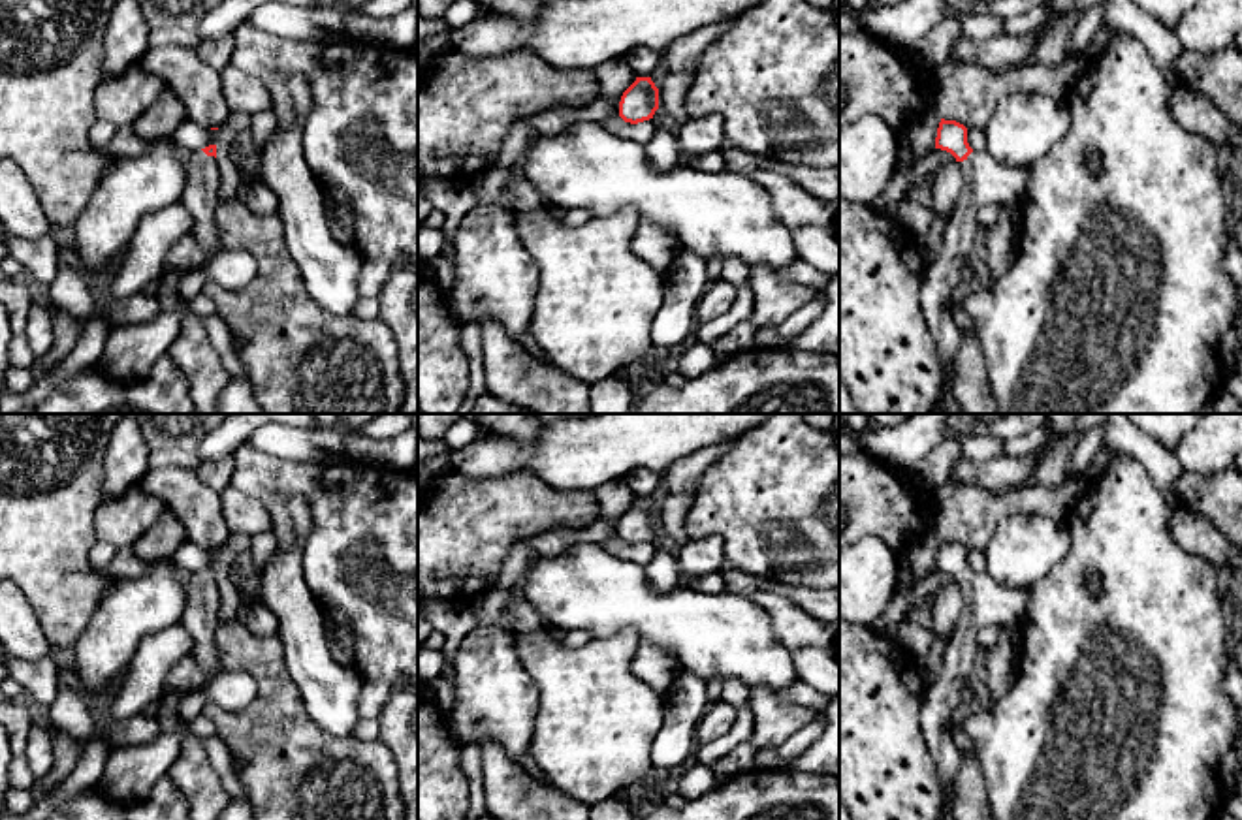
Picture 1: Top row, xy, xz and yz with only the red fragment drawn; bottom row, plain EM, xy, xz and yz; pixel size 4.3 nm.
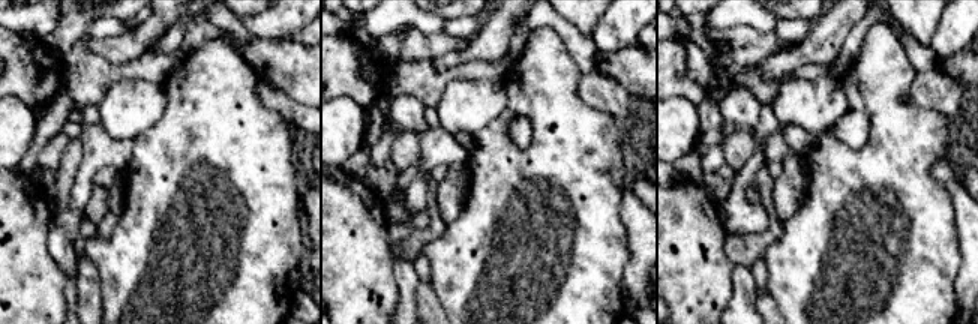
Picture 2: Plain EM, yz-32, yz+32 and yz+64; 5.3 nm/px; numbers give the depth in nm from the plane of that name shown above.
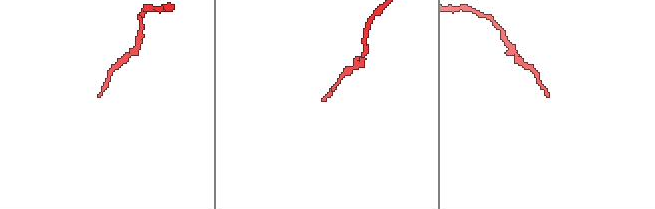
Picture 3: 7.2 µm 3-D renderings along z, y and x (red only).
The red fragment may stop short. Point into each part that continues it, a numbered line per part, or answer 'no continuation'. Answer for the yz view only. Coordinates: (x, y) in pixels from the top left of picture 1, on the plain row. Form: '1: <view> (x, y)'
1: yz (985, 602)

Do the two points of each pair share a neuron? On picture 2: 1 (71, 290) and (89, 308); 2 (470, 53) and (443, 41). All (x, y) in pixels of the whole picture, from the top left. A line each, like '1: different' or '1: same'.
1: different
2: different

